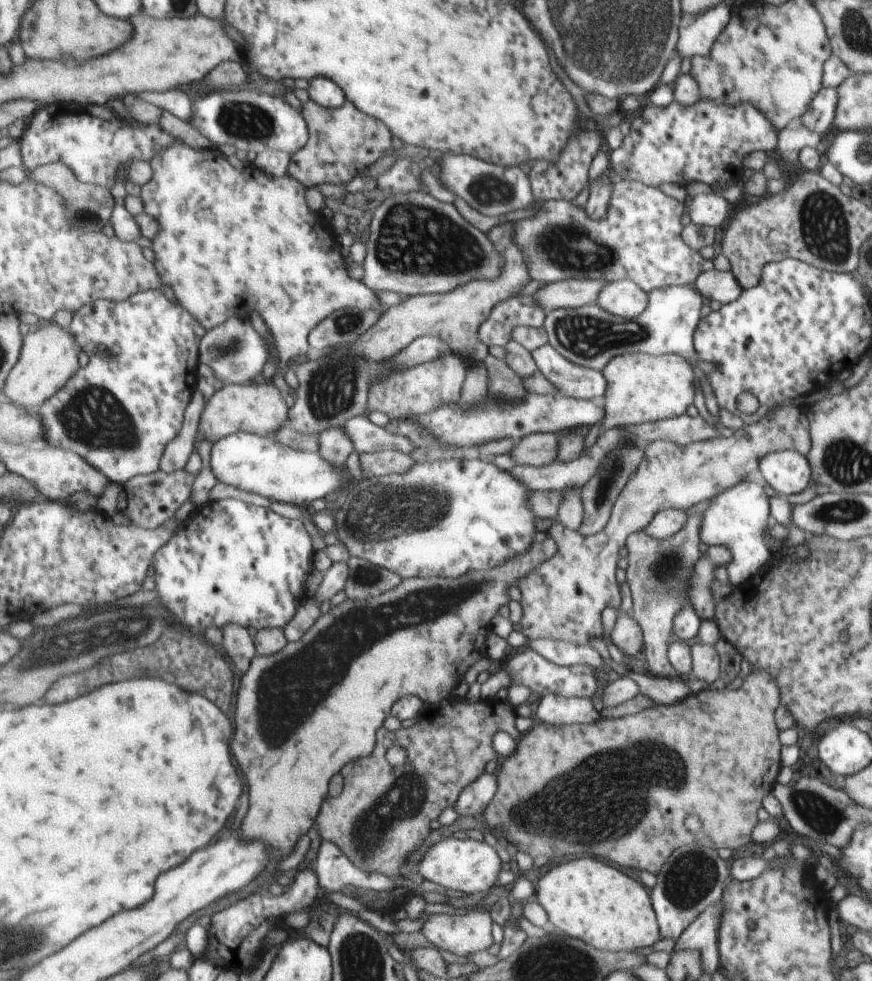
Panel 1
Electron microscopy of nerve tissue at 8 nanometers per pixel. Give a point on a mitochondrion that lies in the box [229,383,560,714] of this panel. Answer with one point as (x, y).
(390, 511)

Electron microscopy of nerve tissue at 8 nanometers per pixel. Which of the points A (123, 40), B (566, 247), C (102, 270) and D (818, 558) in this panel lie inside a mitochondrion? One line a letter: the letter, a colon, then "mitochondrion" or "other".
A: other
B: mitochondrion
C: other
D: other

